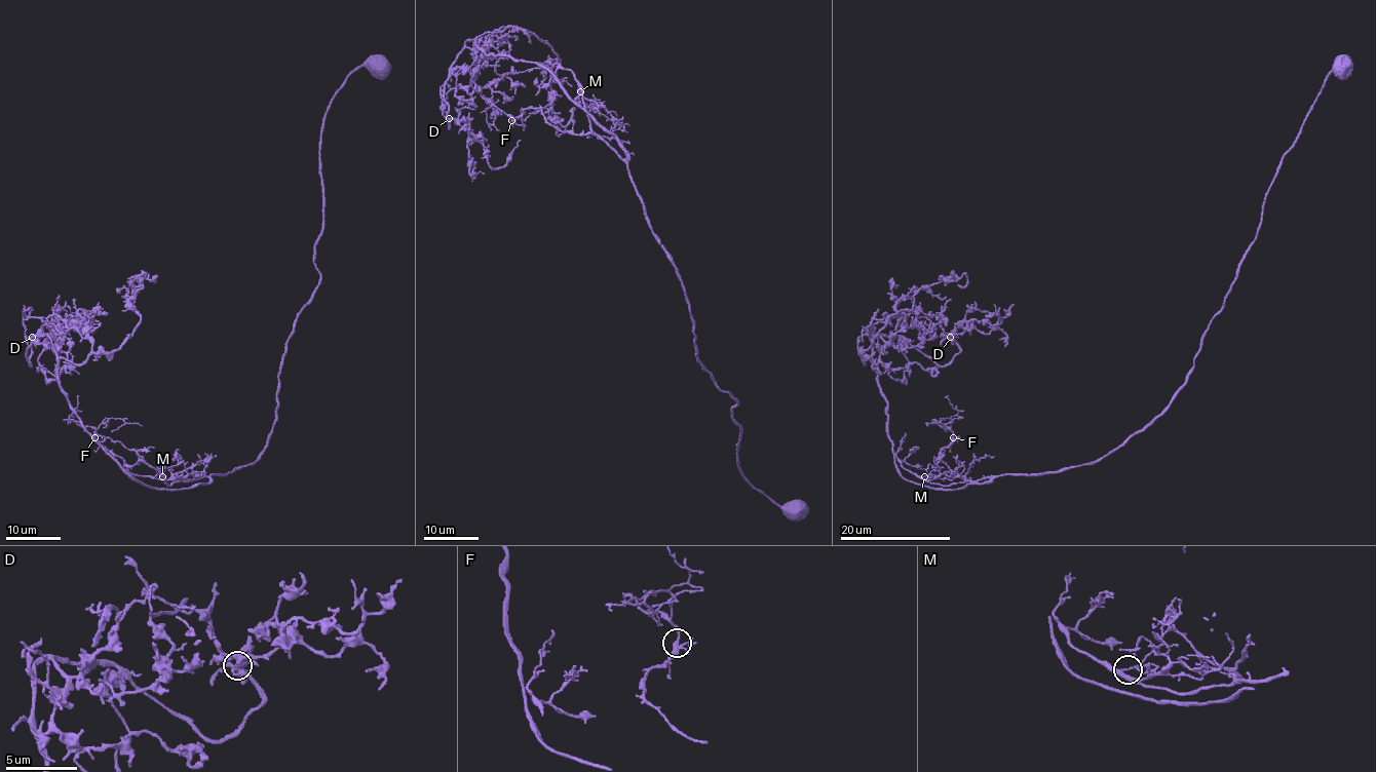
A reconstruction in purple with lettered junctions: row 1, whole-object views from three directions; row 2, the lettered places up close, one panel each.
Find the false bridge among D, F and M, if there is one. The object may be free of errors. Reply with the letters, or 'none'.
none

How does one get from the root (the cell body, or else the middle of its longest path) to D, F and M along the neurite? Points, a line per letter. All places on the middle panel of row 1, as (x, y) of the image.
D: (795, 509), (737, 466), (737, 402), (697, 359), (623, 146), (546, 67), (473, 40), (445, 83), (449, 118)
F: (795, 509), (737, 466), (737, 402), (697, 359), (683, 281), (627, 164), (540, 109), (512, 121)
M: (795, 509), (741, 474), (737, 402), (697, 359), (683, 281), (627, 164), (591, 130), (579, 91)

